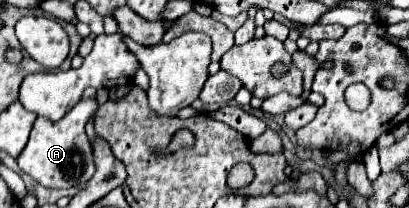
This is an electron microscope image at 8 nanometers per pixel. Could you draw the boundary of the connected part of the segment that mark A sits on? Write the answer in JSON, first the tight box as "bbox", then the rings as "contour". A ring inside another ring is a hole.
{"bbox":[17,99,97,189],"contour":[[[81,99],[63,119],[49,121],[45,117],[37,117],[29,143],[17,157],[19,167],[29,173],[37,183],[51,189],[67,189],[67,187],[83,187],[91,175],[95,173],[95,161],[93,161],[93,149],[91,141],[85,135],[87,121],[97,111],[97,99]]]}

